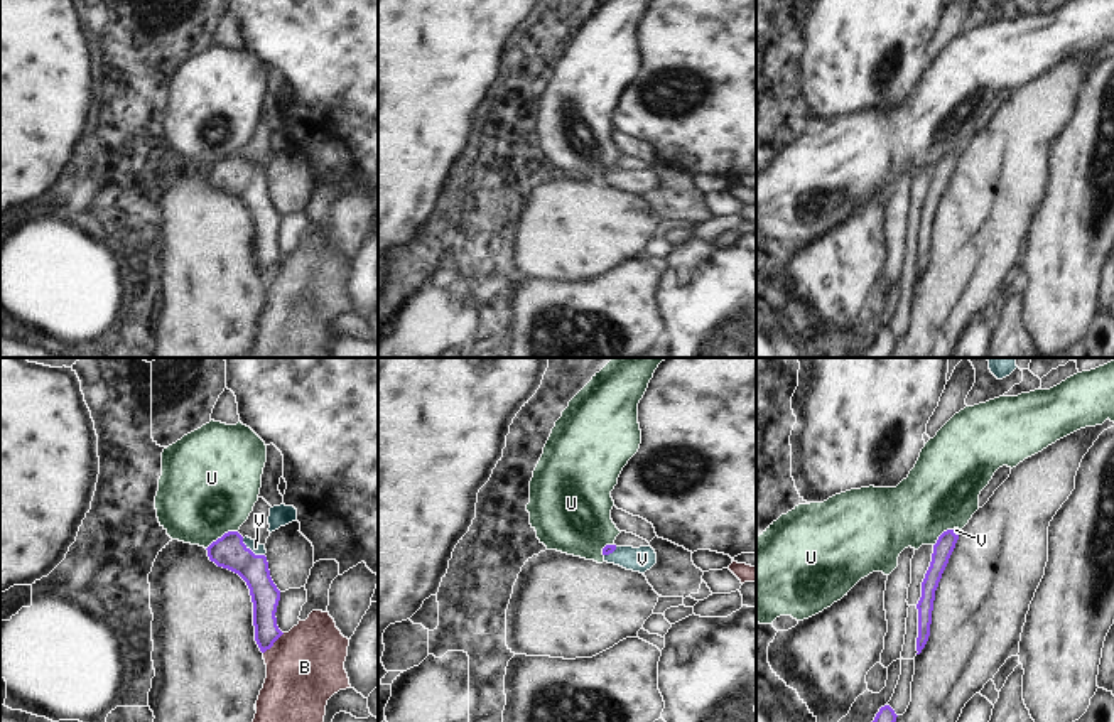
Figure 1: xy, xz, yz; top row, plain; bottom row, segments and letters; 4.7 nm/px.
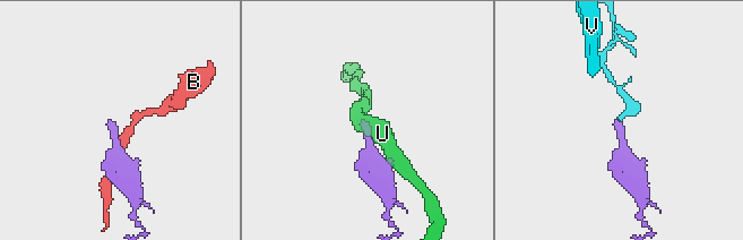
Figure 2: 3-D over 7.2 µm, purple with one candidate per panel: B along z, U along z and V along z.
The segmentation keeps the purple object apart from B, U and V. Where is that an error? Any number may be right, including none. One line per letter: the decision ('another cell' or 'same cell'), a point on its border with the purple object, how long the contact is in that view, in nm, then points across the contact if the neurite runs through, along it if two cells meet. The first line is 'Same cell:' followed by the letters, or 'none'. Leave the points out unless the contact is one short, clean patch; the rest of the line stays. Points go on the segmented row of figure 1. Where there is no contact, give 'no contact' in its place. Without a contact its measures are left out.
Same cell: V
B: another cell | xy (274, 641) | 140 nm
U: another cell | xy (223, 535) | 180 nm | along xy (237, 530), (225, 532), (206, 549)
V: same cell | xy (250, 550) | 140 nm | across xy (230, 552), (250, 550), (255, 547)

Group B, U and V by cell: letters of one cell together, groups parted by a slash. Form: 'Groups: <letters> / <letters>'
Groups: B / U / V.

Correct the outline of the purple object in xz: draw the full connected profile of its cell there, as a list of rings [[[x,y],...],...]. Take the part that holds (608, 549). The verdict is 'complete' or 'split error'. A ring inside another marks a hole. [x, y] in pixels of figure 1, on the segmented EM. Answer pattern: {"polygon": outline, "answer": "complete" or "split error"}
{"polygon": [[[606,545],[603,555],[604,562],[640,574],[645,574],[657,563],[657,553],[650,545],[640,548]]], "answer": "split error"}

